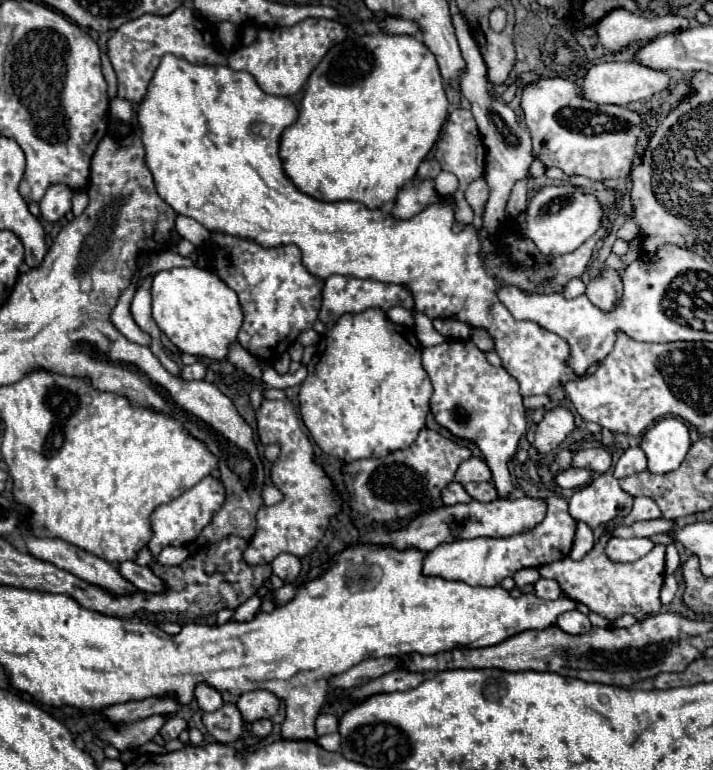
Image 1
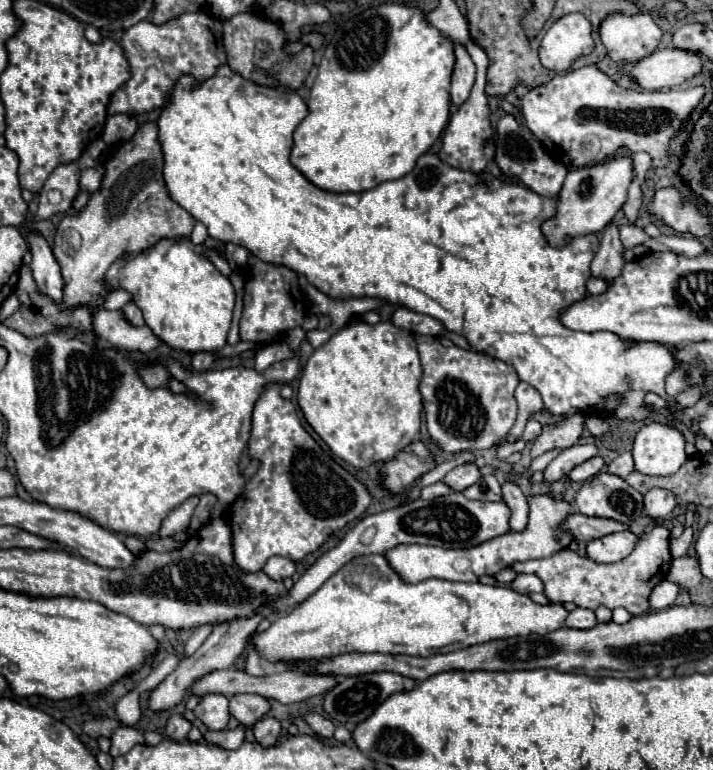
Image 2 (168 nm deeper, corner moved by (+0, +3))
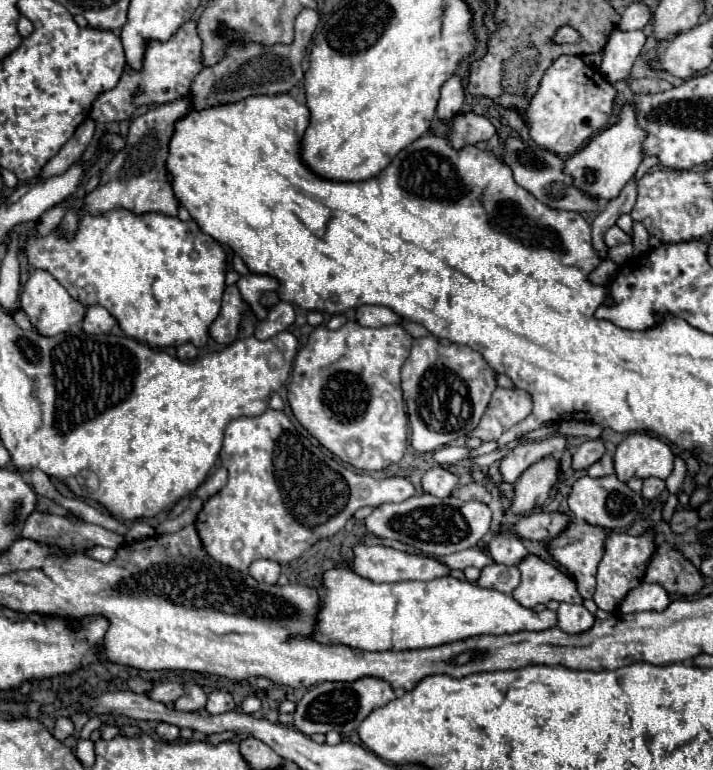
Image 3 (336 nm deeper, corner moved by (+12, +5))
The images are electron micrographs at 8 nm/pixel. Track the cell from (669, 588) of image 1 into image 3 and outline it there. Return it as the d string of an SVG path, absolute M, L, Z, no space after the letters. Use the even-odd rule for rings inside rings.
M641 583L621 601L621 613L639 613L639 611L663 611L669 605L667 591L657 583Z

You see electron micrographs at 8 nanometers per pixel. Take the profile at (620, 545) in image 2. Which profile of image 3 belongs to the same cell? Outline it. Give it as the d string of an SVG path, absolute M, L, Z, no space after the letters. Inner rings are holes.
M575 519L557 539L549 541L549 553L553 555L553 559L557 563L561 563L569 575L575 577L577 581L577 589L581 593L583 599L593 599L593 593L595 593L595 571L597 571L597 565L603 557L603 545L607 541L607 531L605 529L599 529L595 525L589 525L585 521L579 521Z

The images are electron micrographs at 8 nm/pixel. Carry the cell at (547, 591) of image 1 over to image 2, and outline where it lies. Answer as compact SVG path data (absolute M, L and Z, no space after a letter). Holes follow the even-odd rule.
M519 573L513 583L509 585L513 591L519 591L519 593L541 593L543 591L543 583L537 575L525 575L525 573Z

